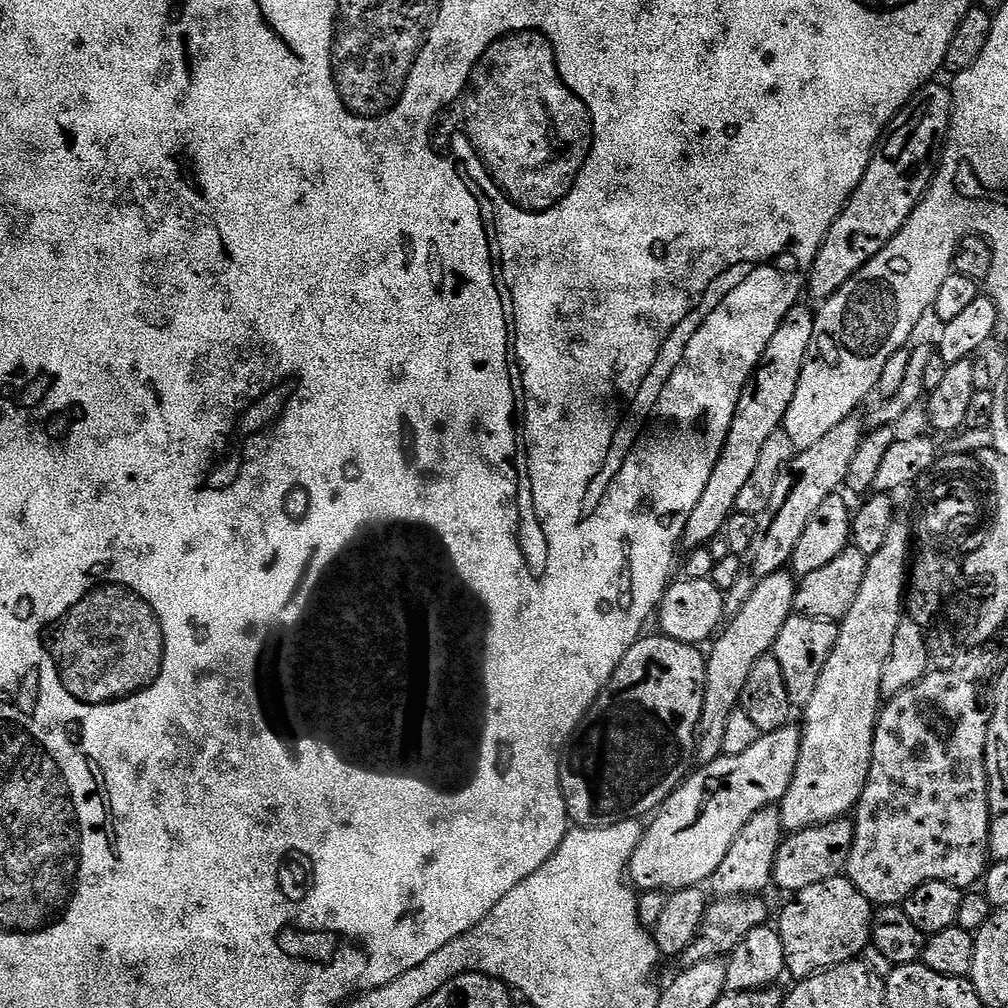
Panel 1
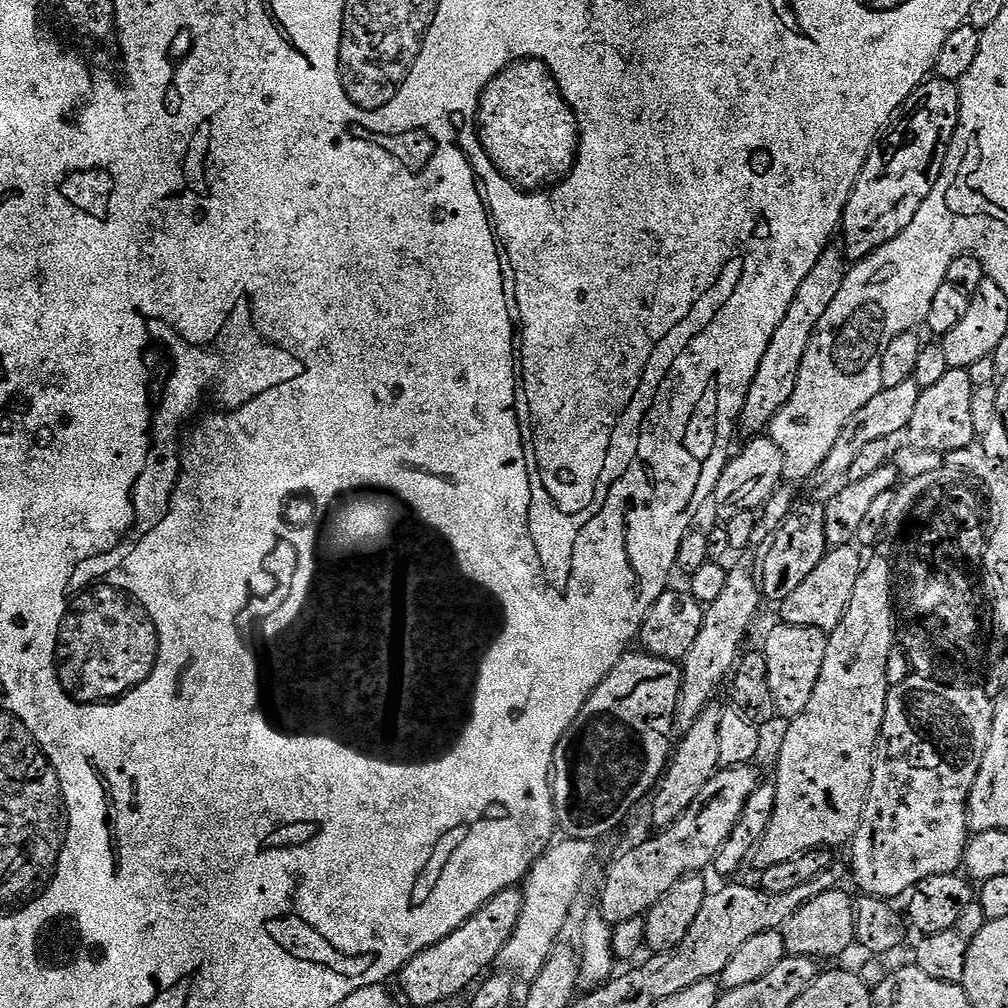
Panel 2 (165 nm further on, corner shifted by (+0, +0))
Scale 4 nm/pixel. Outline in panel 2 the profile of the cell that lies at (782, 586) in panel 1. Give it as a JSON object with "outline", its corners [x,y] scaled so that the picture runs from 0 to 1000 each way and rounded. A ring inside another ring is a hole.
{"outline":[[[707,696],[696,704],[696,708],[674,731],[669,745],[664,753],[662,762],[655,772],[655,777],[649,783],[647,794],[647,813],[651,821],[658,823],[665,820],[686,799],[695,787],[700,776],[708,772],[715,765],[712,752],[712,720],[716,716],[718,706],[713,702],[713,697]],[[651,790],[651,791],[650,791]]]}

